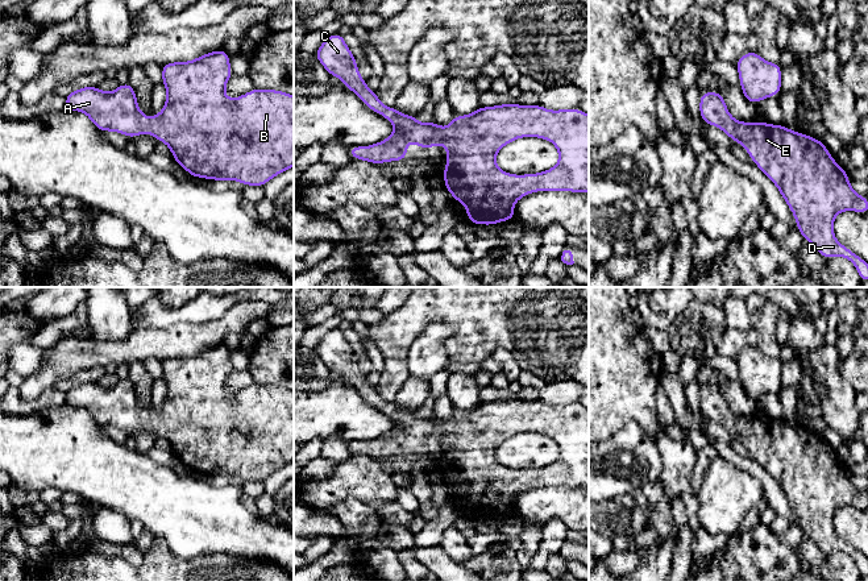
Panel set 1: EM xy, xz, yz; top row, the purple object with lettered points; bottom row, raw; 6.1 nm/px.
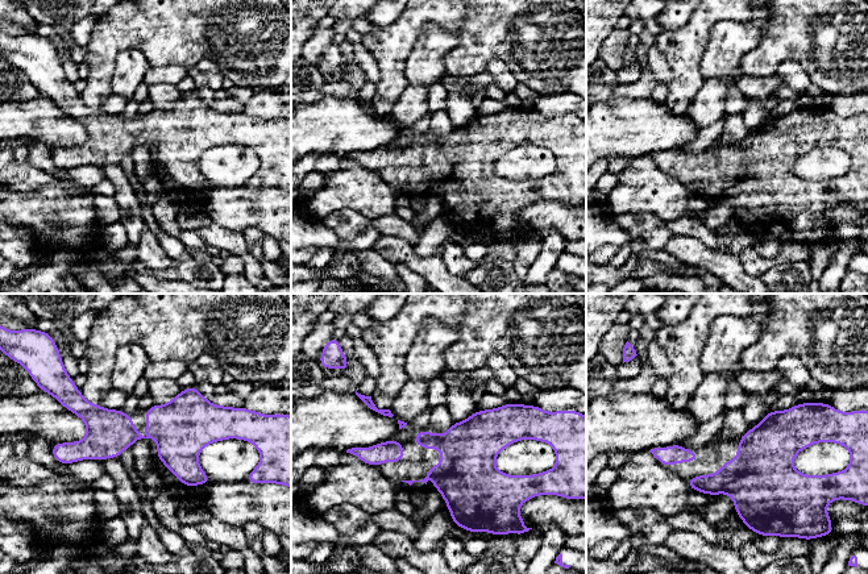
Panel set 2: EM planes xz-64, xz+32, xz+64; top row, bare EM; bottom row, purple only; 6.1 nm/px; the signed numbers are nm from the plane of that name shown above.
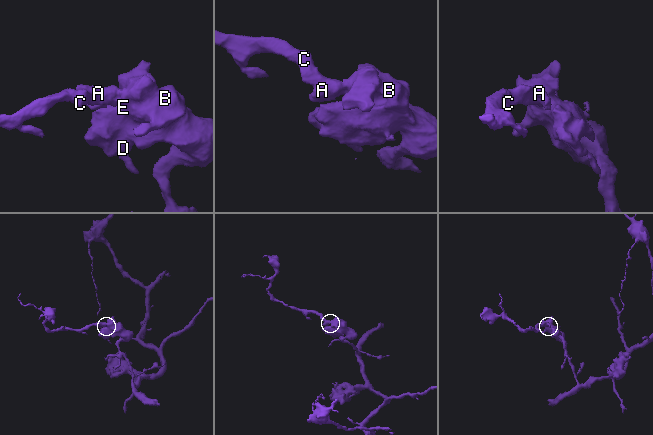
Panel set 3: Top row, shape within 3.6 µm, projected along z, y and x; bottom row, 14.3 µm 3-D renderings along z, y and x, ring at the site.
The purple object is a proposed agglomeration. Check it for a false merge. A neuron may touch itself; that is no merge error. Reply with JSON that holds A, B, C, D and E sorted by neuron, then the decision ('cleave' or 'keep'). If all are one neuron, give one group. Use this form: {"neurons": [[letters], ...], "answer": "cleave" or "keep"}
{"neurons": [["A", "B", "C", "D", "E"]], "answer": "keep"}

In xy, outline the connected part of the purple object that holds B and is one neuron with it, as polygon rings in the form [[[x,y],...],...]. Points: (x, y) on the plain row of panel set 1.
[[[215,345],[188,357],[170,357],[161,360],[162,381],[167,386],[165,401],[159,410],[149,411],[138,404],[136,386],[130,378],[119,379],[112,387],[99,382],[82,382],[67,387],[65,404],[86,408],[96,423],[105,428],[113,426],[129,433],[138,429],[151,429],[165,437],[175,457],[191,472],[212,476],[238,476],[244,481],[263,482],[270,474],[294,461],[294,391],[279,385],[257,385],[236,394],[225,391],[225,381],[233,372],[229,349]]]

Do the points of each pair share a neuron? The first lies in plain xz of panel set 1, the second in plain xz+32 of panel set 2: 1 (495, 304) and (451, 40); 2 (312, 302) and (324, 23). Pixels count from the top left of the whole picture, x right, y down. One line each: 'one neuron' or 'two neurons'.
1: two neurons
2: two neurons

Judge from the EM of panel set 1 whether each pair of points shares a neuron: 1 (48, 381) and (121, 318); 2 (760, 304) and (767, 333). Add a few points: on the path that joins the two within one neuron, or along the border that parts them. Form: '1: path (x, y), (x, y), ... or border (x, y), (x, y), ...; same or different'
1: border (92, 337), (99, 340), (127, 339); different
2: path (761, 311), (765, 327); same

